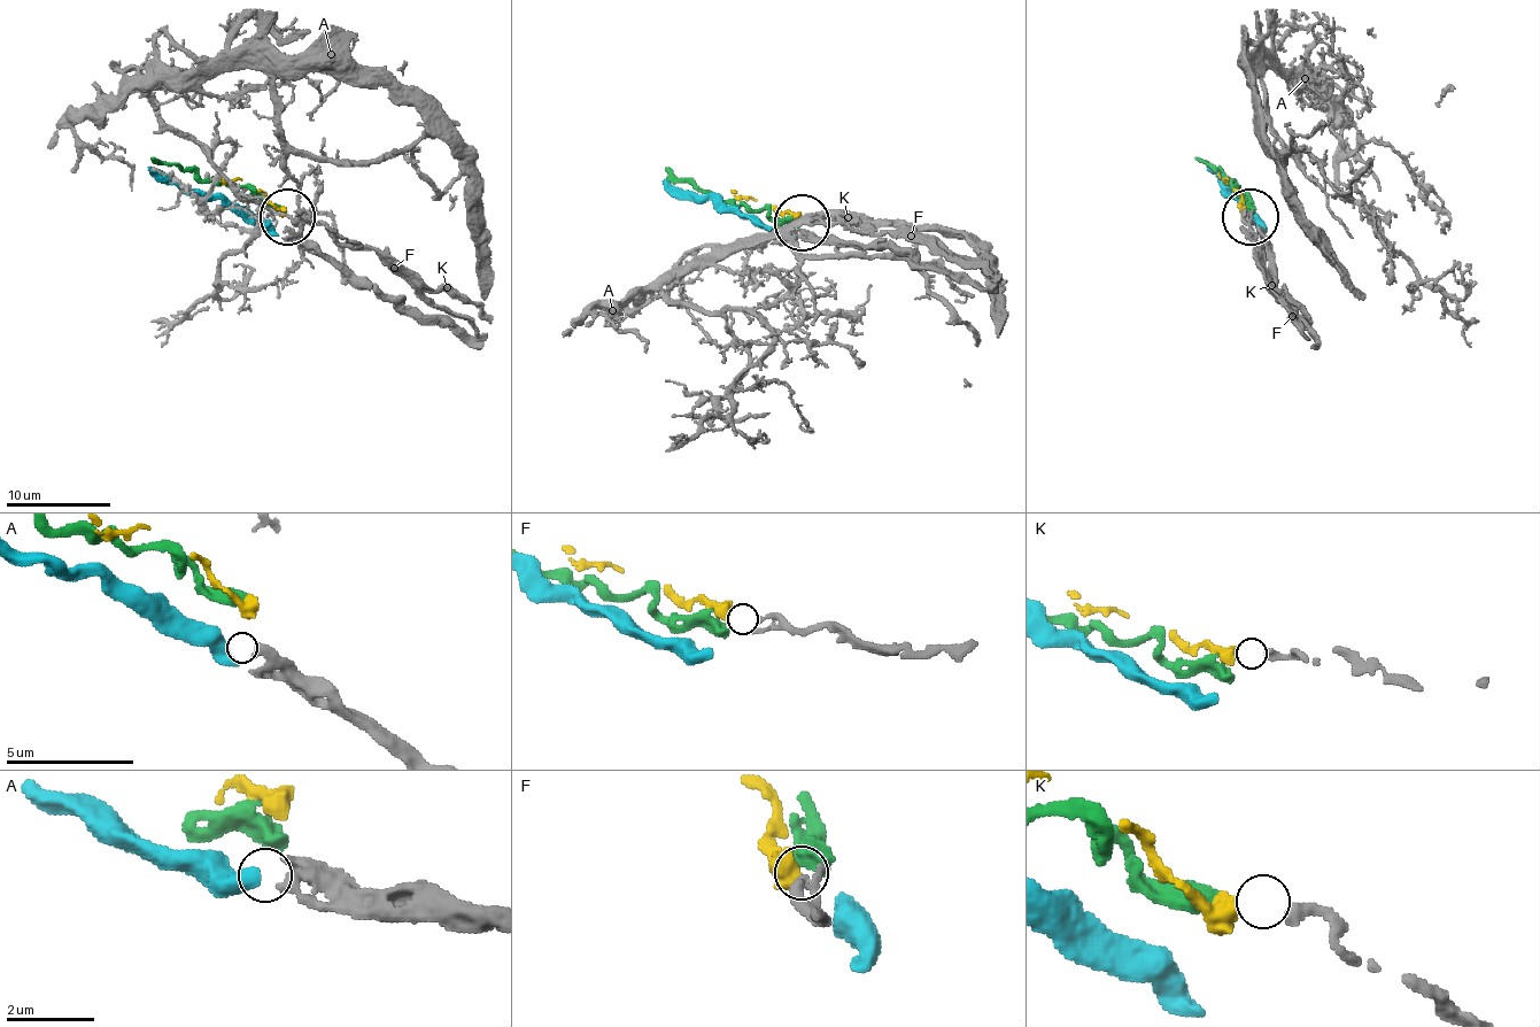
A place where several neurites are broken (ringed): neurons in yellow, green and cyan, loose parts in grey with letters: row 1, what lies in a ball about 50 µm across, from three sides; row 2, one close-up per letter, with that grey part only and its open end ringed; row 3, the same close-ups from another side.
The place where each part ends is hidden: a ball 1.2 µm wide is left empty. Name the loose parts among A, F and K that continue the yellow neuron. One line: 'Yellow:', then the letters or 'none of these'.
Yellow: K

